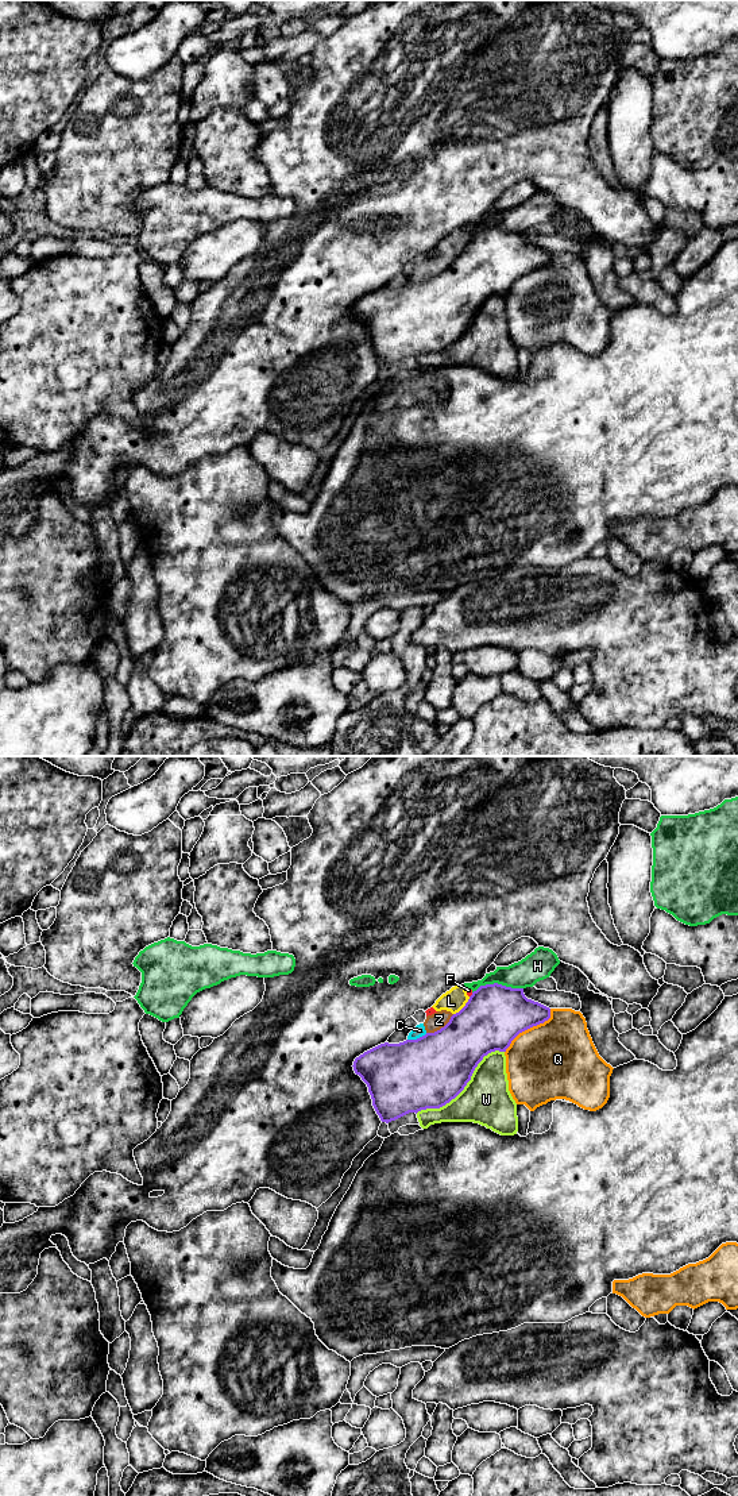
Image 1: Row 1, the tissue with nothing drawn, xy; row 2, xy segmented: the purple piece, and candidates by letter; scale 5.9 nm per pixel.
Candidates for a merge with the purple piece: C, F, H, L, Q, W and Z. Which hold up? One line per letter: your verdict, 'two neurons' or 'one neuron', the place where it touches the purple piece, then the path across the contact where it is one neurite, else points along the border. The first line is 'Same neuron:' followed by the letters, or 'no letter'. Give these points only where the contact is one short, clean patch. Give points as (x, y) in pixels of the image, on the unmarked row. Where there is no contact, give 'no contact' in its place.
Same neuron: no letter
C: two neurons; contact xy (417, 282)
F: two neurons; contact xy (471, 239)
H: two neurons; contact xy (497, 227)
L: two neurons; contact xy (464, 250); border xy (470, 241), (453, 258)
Q: two neurons; contact xy (529, 272)
W: two neurons; contact xy (464, 330)
Z: two neurons; contact xy (441, 272); border xy (453, 258), (443, 270), (427, 277)

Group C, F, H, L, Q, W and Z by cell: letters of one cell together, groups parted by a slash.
C F L Z / H / Q / W

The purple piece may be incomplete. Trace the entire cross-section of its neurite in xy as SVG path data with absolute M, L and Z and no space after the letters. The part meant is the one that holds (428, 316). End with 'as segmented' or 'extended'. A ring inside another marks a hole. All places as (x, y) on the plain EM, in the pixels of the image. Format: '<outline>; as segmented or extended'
M486 228L440 274L399 288L380 288L356 301L352 311L367 328L380 365L389 367L409 356L445 350L464 333L484 300L506 296L519 277L549 262L550 252L528 243L523 232Z; as segmented

